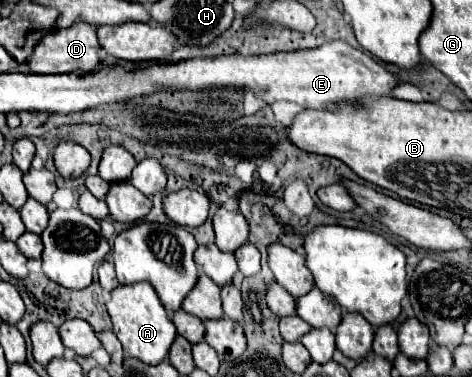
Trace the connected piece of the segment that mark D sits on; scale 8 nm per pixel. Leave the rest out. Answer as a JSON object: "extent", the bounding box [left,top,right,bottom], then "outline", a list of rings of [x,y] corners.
{"extent":[29,22,103,74],"outline":[[[79,22],[73,24],[71,28],[65,30],[55,30],[51,32],[33,52],[31,60],[29,60],[29,68],[35,74],[61,74],[61,72],[73,72],[73,70],[95,70],[95,66],[99,66],[103,60],[97,54],[101,44],[97,38],[97,28],[95,24],[87,24],[87,22]]]}

